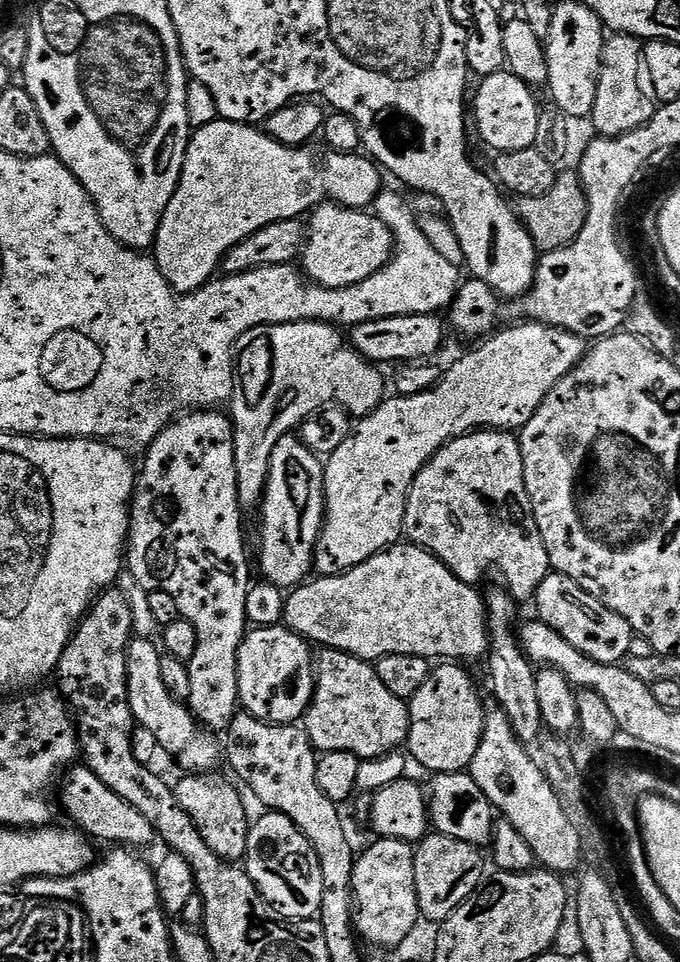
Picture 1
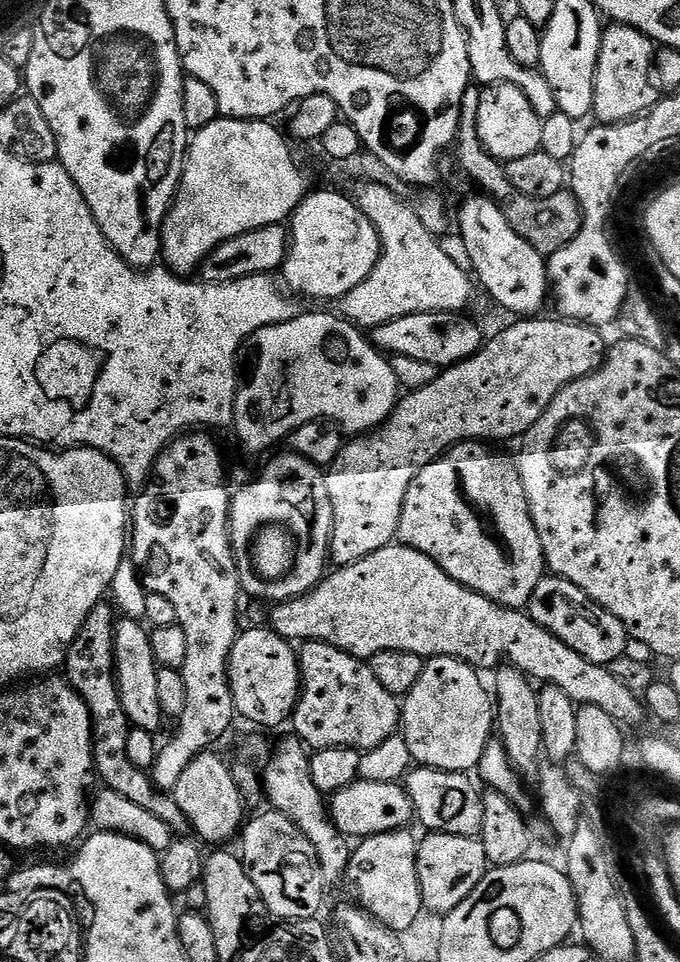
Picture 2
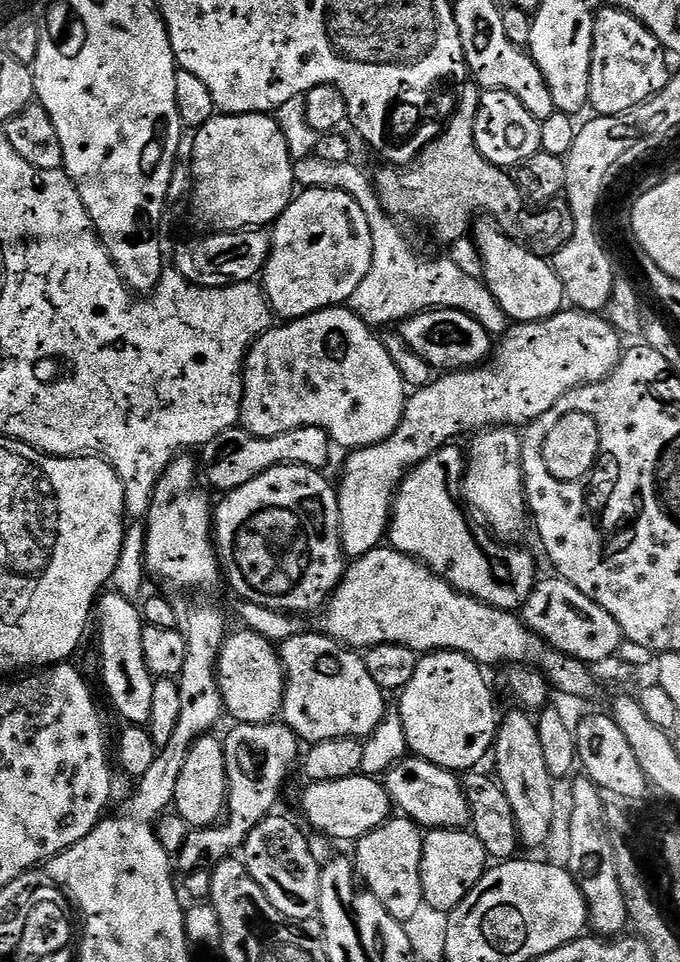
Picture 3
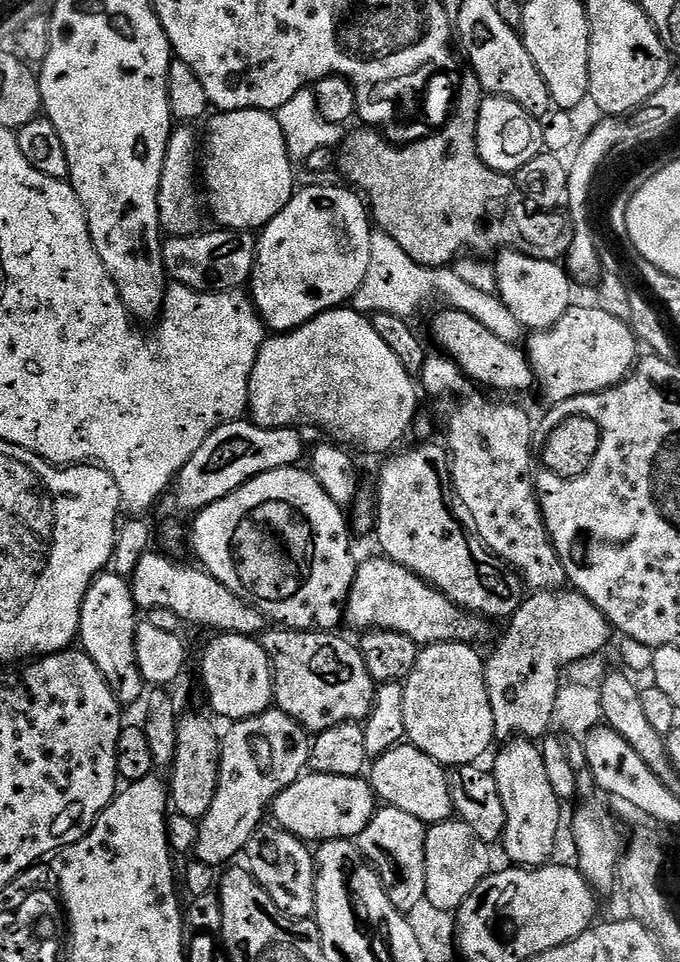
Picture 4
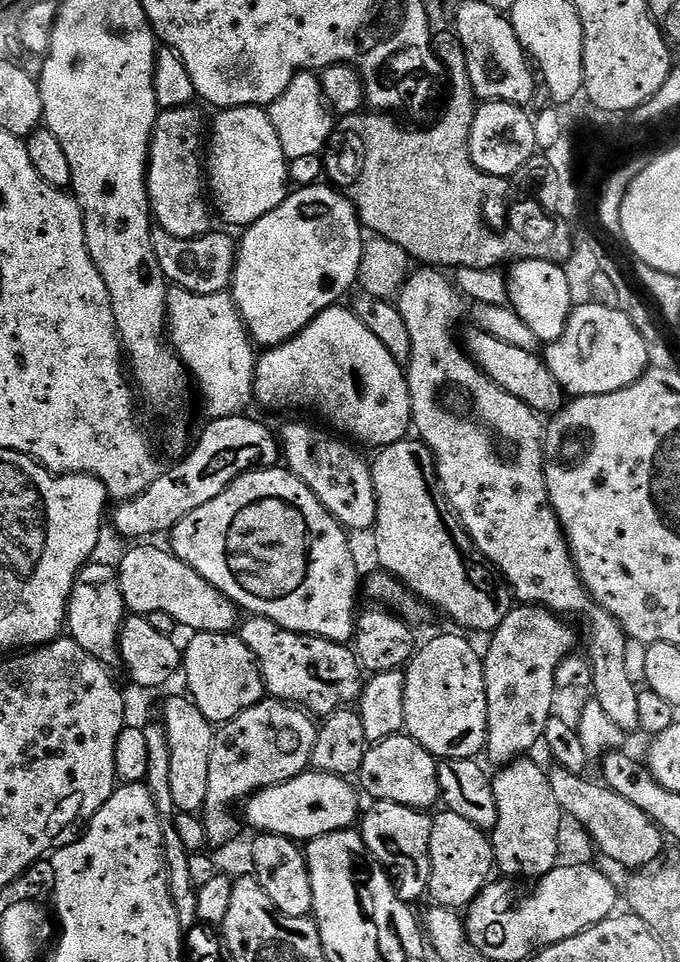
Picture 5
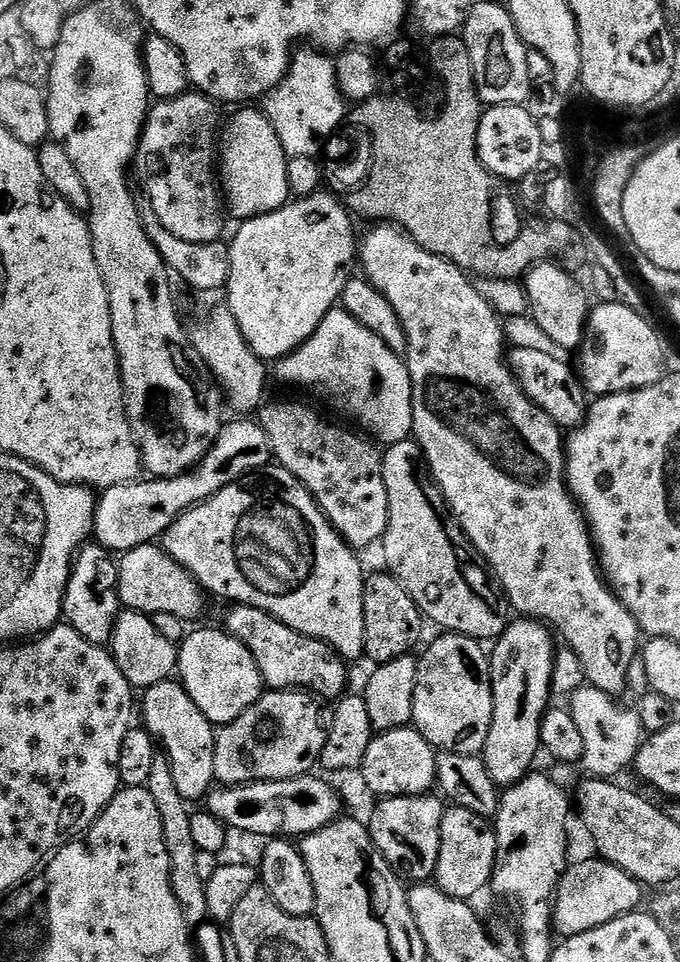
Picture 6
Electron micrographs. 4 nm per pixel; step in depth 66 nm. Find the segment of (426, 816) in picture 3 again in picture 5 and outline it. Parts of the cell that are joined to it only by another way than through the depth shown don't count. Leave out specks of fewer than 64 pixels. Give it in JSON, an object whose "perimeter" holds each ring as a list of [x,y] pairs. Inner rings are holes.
{"perimeter":[[[397,734],[369,747],[358,773],[358,784],[376,802],[432,810],[441,803],[438,761],[407,734]]]}

